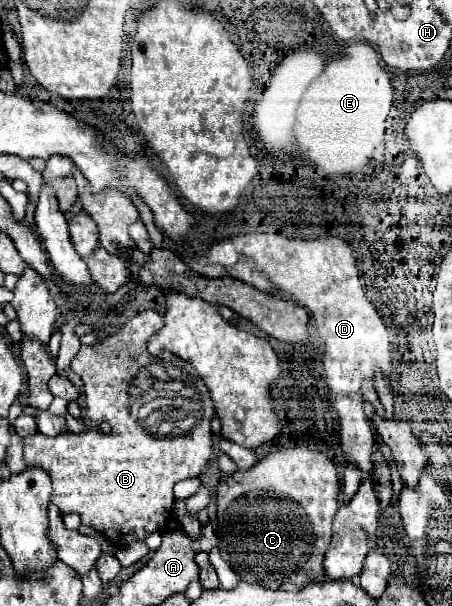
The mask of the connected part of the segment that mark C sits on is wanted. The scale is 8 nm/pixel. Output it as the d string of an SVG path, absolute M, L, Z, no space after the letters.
M304 444L294 448L282 448L268 454L254 468L234 472L222 478L216 486L218 502L218 540L222 558L232 570L248 584L260 584L268 588L280 588L286 582L304 586L308 582L322 582L322 560L330 546L332 520L340 508L340 478L334 462L314 448Z

